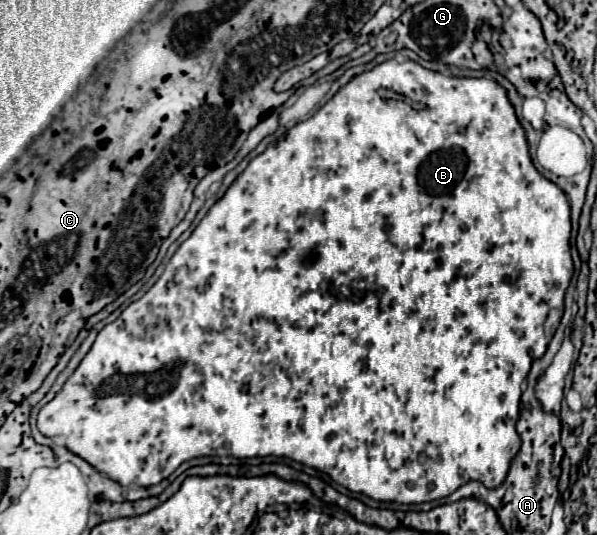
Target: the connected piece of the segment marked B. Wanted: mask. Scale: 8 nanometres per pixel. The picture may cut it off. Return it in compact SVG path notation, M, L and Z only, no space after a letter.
M387 60L383 64L377 64L375 68L353 76L339 92L321 106L309 120L295 124L291 130L287 130L285 138L269 144L263 154L255 156L249 166L237 176L237 180L227 188L223 198L219 198L209 212L203 216L203 220L197 224L197 228L191 232L191 236L179 246L179 250L173 254L173 258L167 262L161 278L149 288L149 292L139 298L137 302L129 304L123 314L107 324L95 338L91 350L85 354L85 358L79 362L77 370L69 376L69 380L63 384L63 388L57 392L57 396L45 404L37 416L39 432L49 438L63 438L65 446L87 460L95 470L105 474L107 478L119 482L121 486L151 486L167 478L177 470L177 466L185 460L201 456L235 456L235 458L265 457L275 454L277 457L291 458L295 462L301 462L305 466L317 468L325 474L329 474L337 484L361 492L373 500L389 500L389 502L401 502L401 504L419 504L429 502L437 498L445 498L453 494L459 486L467 484L469 480L479 480L487 488L497 488L503 484L509 464L519 452L521 438L515 430L515 422L519 416L519 400L521 400L521 384L527 378L533 360L541 358L547 350L549 340L543 334L543 322L551 308L564 308L564 297L569 286L569 280L573 276L573 262L571 248L571 208L565 192L557 188L551 180L547 180L531 162L529 156L529 144L525 138L525 130L521 122L517 120L515 108L511 106L507 98L507 90L497 84L491 78L459 78L459 76L445 76L441 72L433 72L423 68L421 64L413 60L397 62Z

